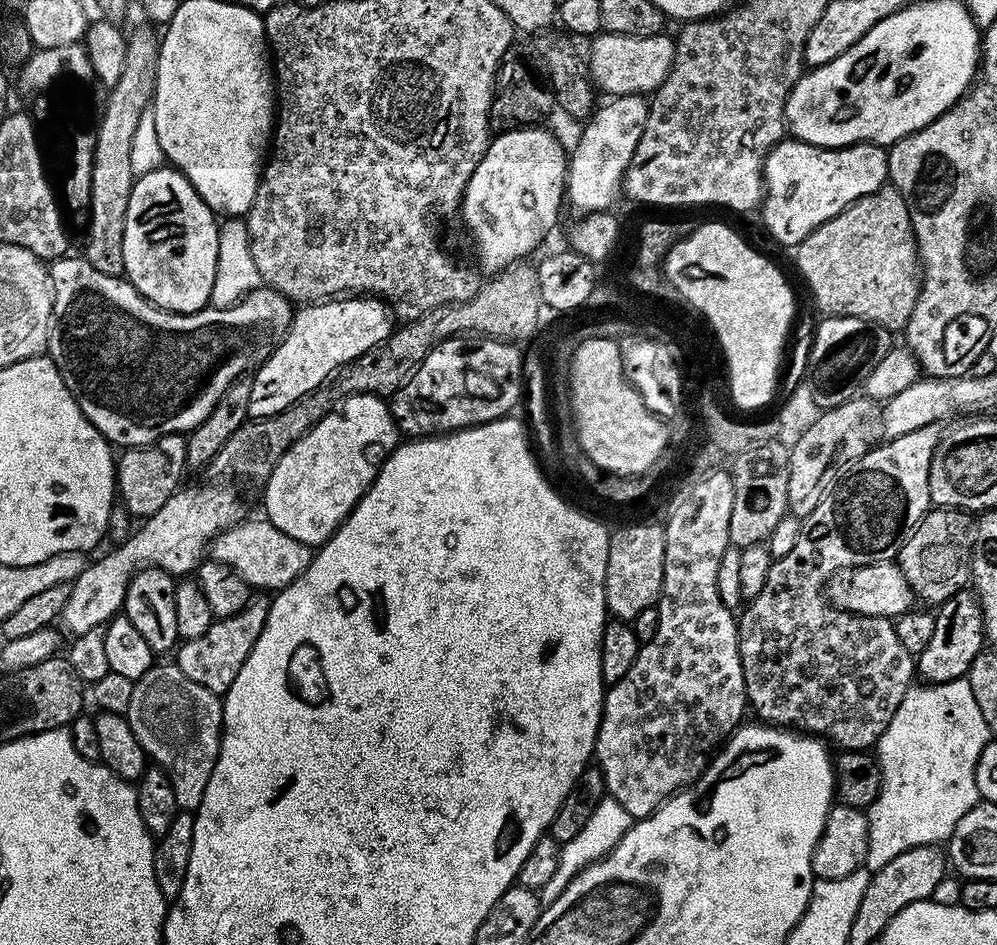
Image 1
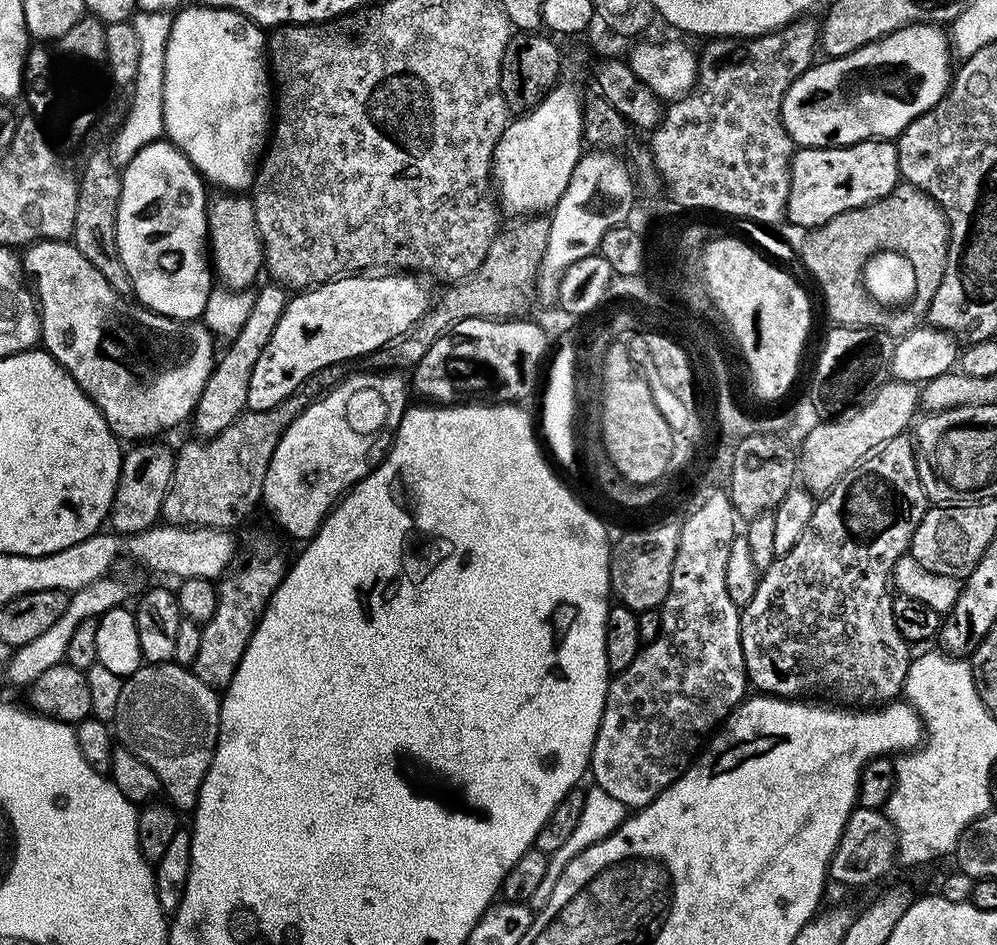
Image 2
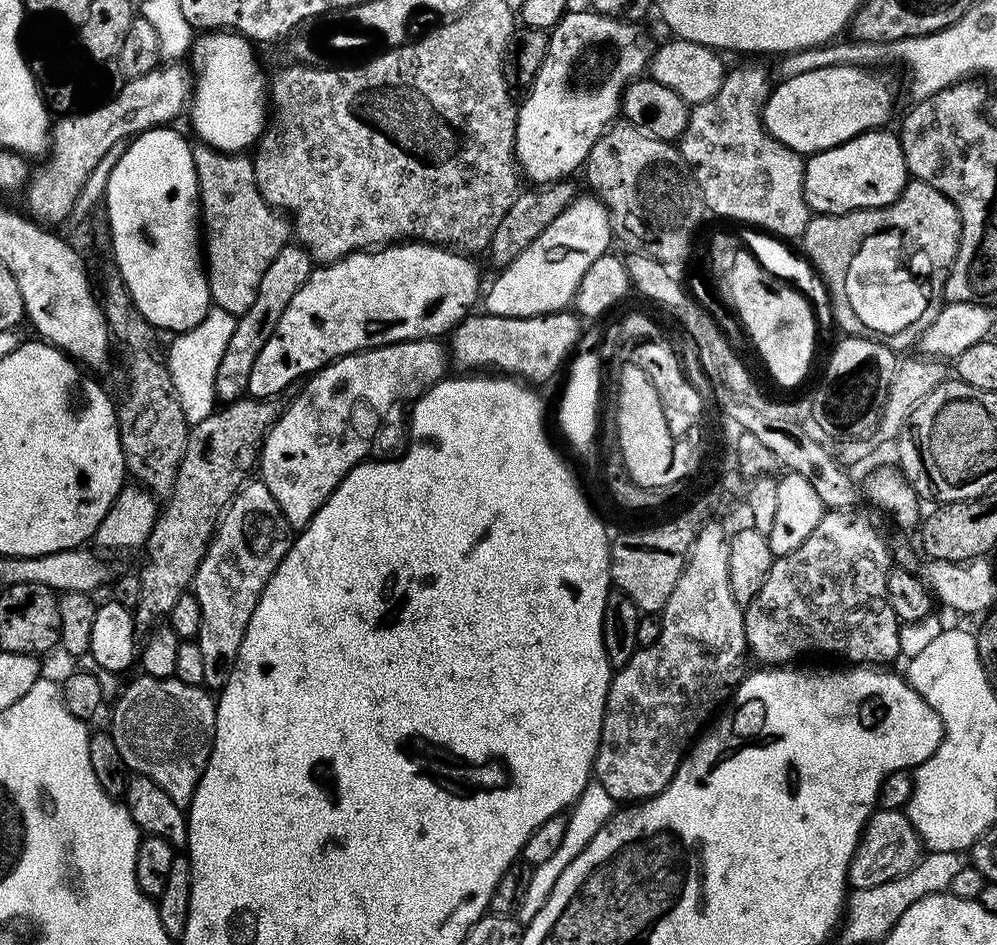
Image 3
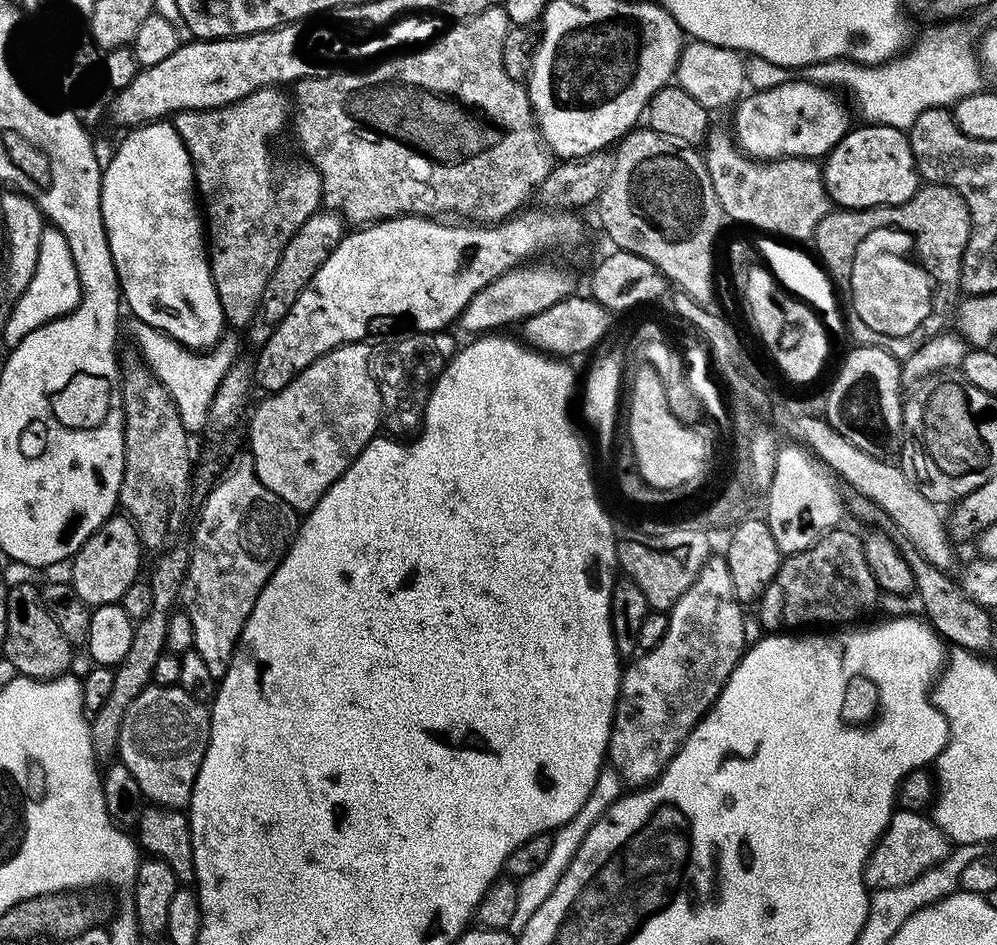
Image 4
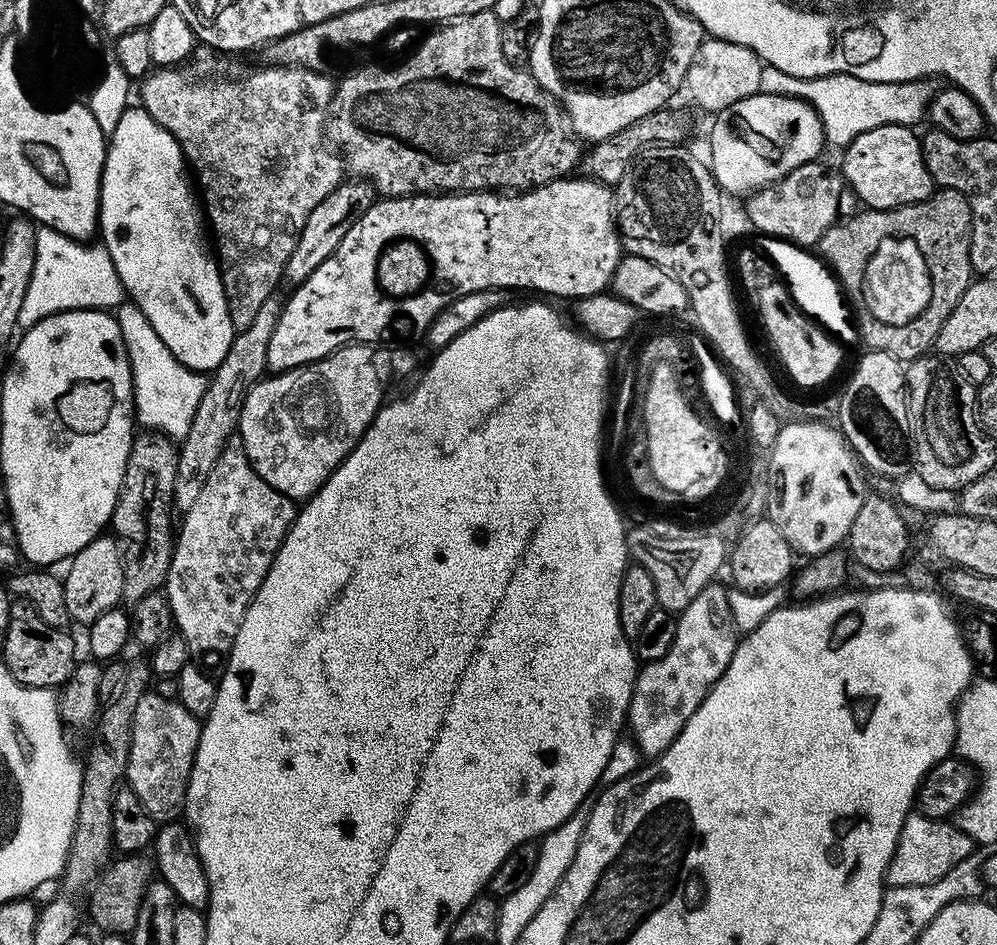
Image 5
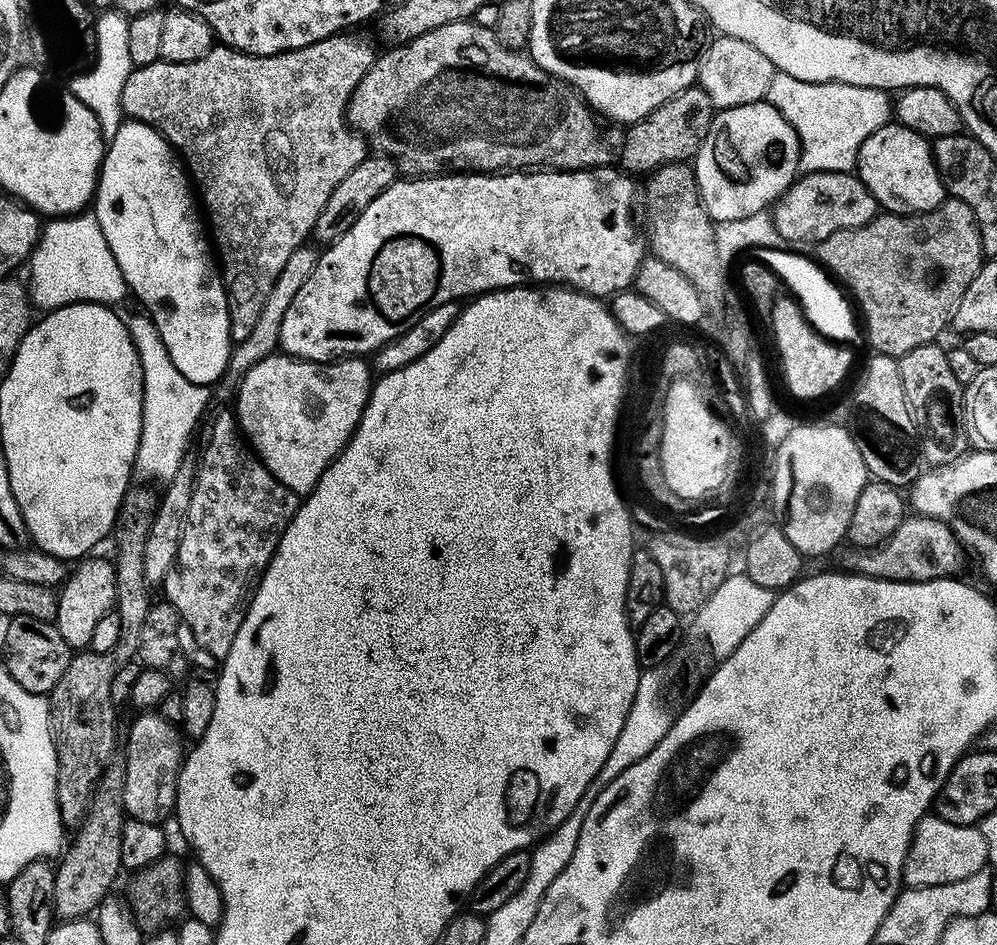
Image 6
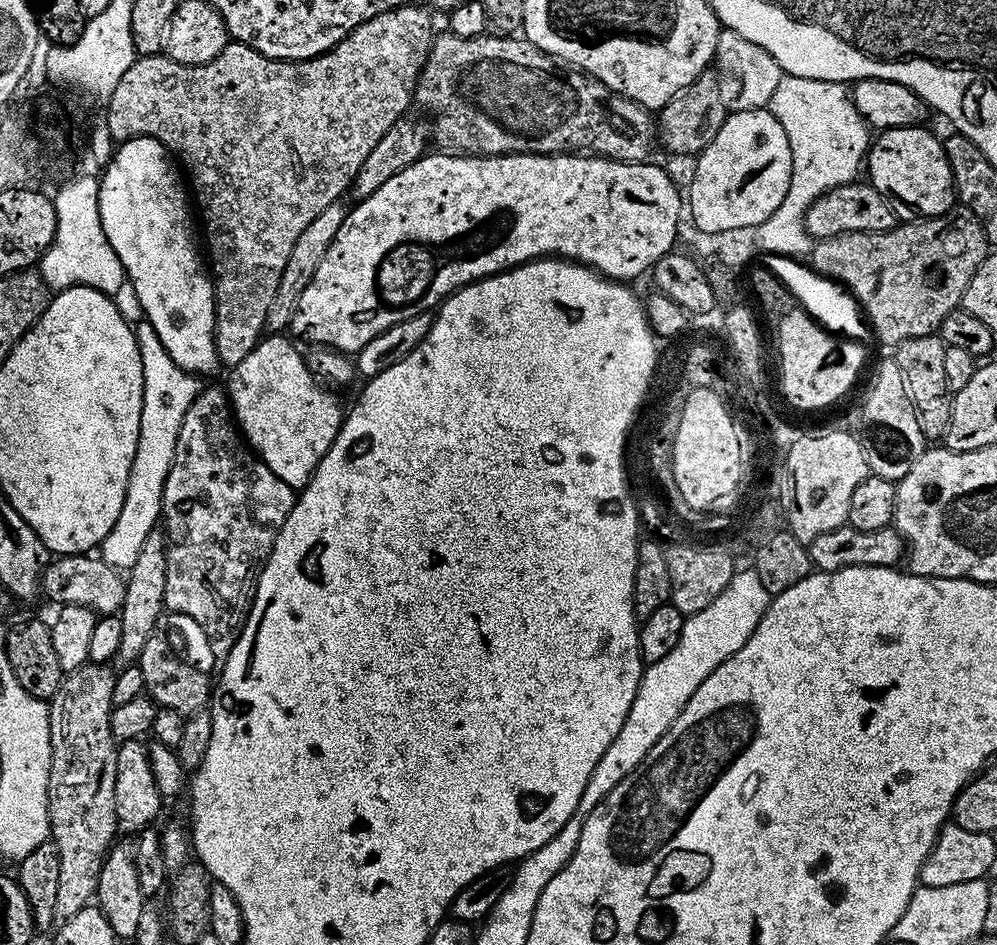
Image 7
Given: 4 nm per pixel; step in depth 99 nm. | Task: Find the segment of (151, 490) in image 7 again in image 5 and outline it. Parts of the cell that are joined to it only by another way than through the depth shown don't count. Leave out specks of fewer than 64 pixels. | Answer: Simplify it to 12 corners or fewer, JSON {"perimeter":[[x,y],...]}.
{"perimeter":[[139,306],[114,312],[132,367],[134,420],[179,442],[208,376],[154,334]]}

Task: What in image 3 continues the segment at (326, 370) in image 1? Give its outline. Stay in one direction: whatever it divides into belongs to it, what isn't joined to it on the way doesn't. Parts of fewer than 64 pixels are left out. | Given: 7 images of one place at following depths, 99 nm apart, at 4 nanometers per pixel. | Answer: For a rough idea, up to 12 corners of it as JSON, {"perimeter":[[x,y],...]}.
{"perimeter":[[397,242],[317,267],[254,362],[279,397],[334,360],[440,338],[473,257]]}

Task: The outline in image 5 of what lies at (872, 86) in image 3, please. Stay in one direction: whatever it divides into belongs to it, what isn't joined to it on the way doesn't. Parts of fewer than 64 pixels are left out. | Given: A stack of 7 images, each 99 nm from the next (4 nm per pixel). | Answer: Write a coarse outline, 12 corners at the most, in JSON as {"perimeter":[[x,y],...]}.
{"perimeter":[[759,91],[715,113],[712,176],[736,198],[813,163],[820,115]]}

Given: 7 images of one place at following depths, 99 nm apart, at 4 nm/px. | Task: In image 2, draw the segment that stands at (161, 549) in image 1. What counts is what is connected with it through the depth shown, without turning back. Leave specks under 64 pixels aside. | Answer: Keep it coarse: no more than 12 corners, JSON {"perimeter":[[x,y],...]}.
{"perimeter":[[106,575],[71,593],[66,614],[8,660],[10,683],[31,686],[64,660],[70,636],[127,601]]}

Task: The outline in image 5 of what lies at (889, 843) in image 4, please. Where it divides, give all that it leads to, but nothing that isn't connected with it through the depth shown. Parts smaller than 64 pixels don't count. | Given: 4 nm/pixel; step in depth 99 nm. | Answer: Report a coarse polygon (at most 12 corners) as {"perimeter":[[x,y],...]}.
{"perimeter":[[909,814],[887,887],[938,882],[973,851],[955,823]]}

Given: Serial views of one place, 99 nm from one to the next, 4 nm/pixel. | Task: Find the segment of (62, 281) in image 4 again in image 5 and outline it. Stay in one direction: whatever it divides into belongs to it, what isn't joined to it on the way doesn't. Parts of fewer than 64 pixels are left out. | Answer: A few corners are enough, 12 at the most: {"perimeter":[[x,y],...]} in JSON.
{"perimeter":[[37,227],[21,329],[125,299],[103,243]]}

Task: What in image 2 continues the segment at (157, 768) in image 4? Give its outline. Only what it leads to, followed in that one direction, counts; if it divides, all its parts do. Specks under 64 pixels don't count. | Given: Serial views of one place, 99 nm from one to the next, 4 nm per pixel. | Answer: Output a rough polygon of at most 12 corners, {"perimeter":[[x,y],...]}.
{"perimeter":[[145,663],[116,696],[115,739],[191,813],[221,697],[185,665]]}

